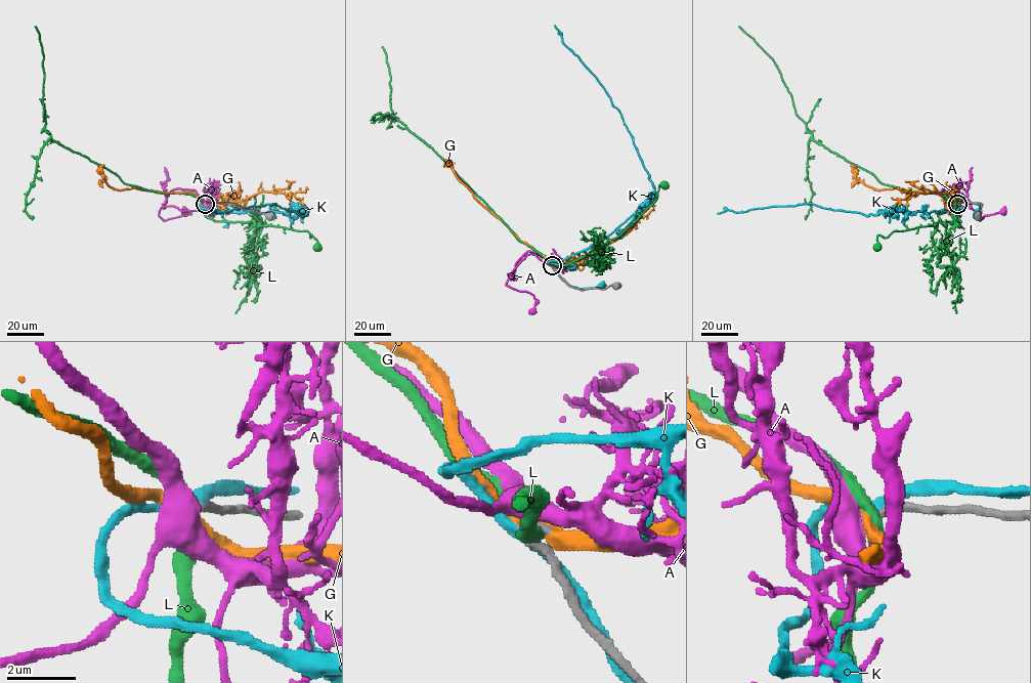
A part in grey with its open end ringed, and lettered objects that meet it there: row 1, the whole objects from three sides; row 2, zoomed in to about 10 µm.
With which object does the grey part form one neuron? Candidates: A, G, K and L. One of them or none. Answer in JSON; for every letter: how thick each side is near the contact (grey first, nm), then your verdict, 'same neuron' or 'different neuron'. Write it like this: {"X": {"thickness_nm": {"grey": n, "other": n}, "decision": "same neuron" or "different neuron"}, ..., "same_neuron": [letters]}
{"A": {"thickness_nm": {"grey": 280, "other": 550}, "decision": "different neuron"}, "G": {"thickness_nm": {"grey": 280, "other": 400}, "decision": "same neuron"}, "K": {"thickness_nm": {"grey": 240, "other": 320}, "decision": "different neuron"}, "L": {"thickness_nm": {"grey": 300, "other": 360}, "decision": "different neuron"}, "same_neuron": ["G"]}

